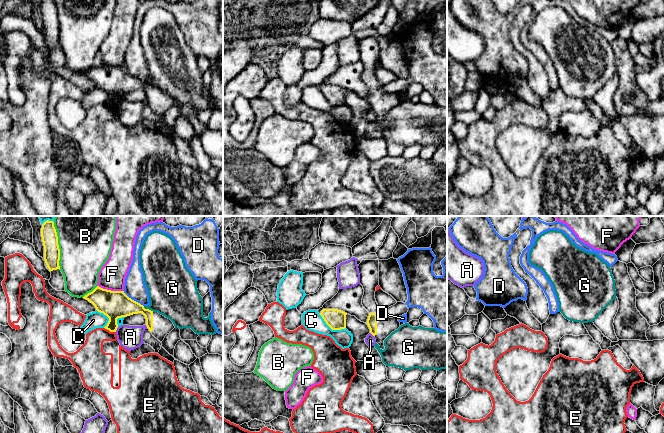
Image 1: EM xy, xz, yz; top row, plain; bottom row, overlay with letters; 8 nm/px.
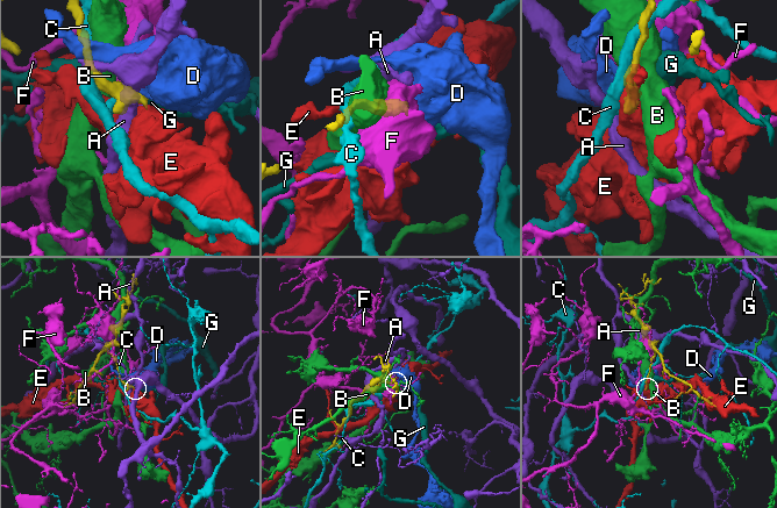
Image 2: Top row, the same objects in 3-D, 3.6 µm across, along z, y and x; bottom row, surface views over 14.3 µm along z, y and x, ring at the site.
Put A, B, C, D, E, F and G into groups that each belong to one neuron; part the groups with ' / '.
A / B / C / D / E / F / G

